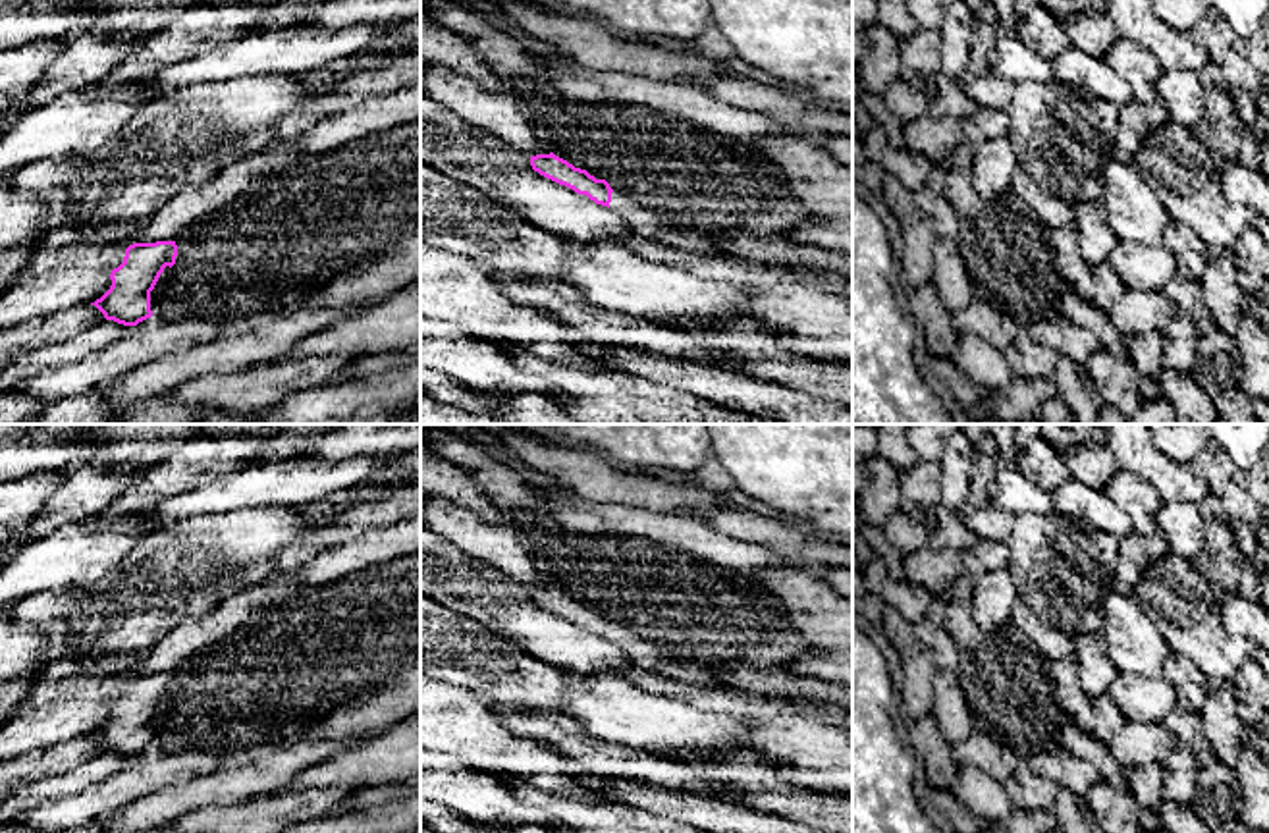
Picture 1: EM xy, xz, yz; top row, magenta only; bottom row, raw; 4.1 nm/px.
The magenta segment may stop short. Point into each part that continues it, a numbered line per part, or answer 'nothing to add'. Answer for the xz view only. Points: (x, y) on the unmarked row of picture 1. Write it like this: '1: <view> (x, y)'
1: xz (647, 654)

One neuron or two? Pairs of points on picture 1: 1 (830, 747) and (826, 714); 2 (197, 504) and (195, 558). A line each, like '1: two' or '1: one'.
1: two
2: two

